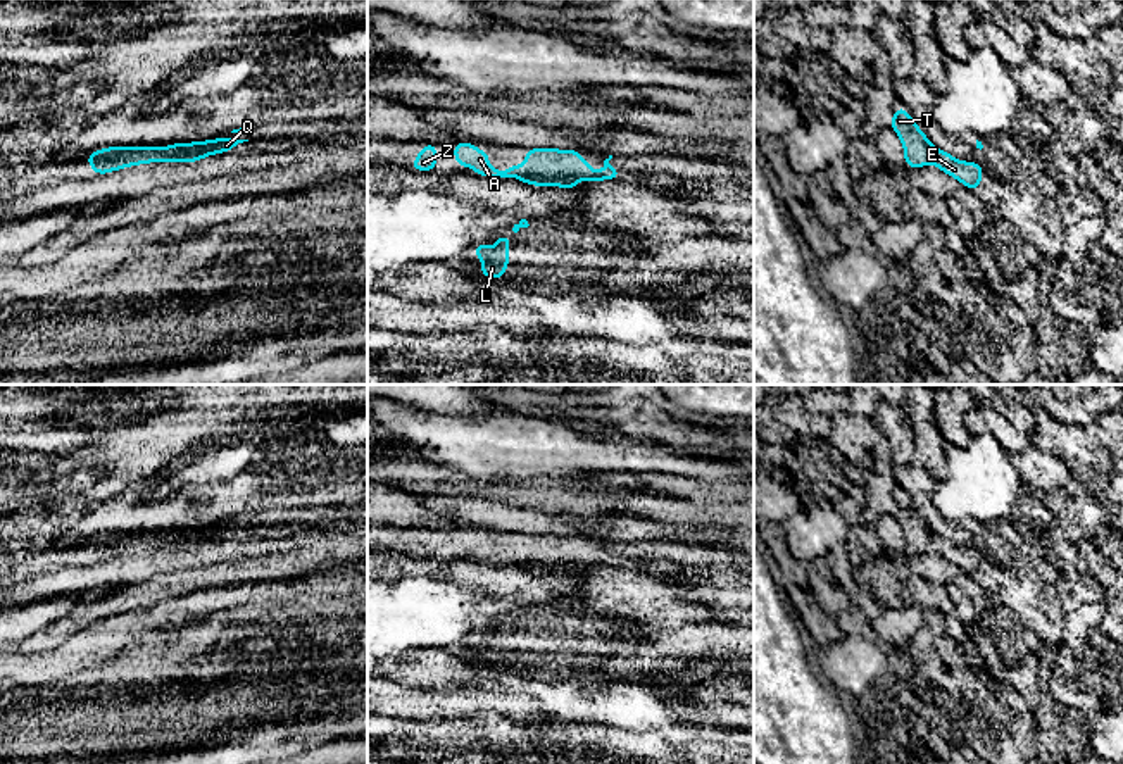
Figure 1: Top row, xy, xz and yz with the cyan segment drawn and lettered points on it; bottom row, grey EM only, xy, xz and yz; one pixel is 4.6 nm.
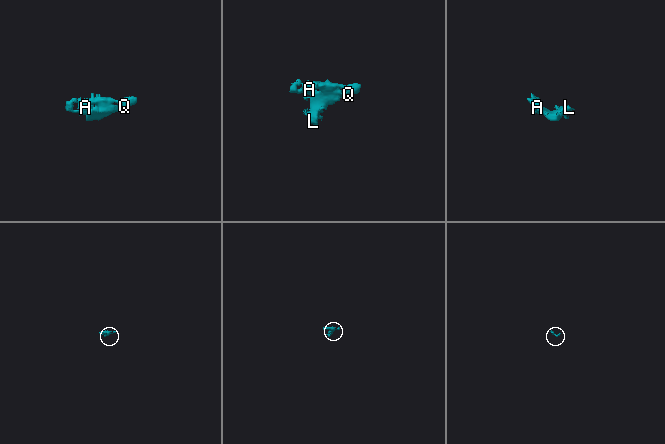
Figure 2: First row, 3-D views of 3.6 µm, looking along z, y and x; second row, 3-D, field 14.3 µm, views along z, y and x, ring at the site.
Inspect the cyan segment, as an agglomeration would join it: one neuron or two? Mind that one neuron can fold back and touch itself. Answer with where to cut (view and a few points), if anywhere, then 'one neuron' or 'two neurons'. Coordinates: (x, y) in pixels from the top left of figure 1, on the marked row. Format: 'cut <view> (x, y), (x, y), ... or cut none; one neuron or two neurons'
cut xy (185, 152), (156, 152), (140, 147), (125, 154), (116, 168); two neurons

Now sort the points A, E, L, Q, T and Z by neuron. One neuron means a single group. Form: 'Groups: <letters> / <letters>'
Groups: A Q T Z / E L

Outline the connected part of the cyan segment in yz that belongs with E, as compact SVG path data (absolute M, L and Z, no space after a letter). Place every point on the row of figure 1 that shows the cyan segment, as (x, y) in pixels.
M937 147L932 148L930 164L942 169L945 174L956 178L959 183L963 183L971 191L980 188L980 179L985 172L985 169L980 167L975 160L961 162L950 153Z

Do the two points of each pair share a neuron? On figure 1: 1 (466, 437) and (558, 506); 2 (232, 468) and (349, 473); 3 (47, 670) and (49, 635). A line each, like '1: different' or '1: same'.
1: different
2: same
3: different

